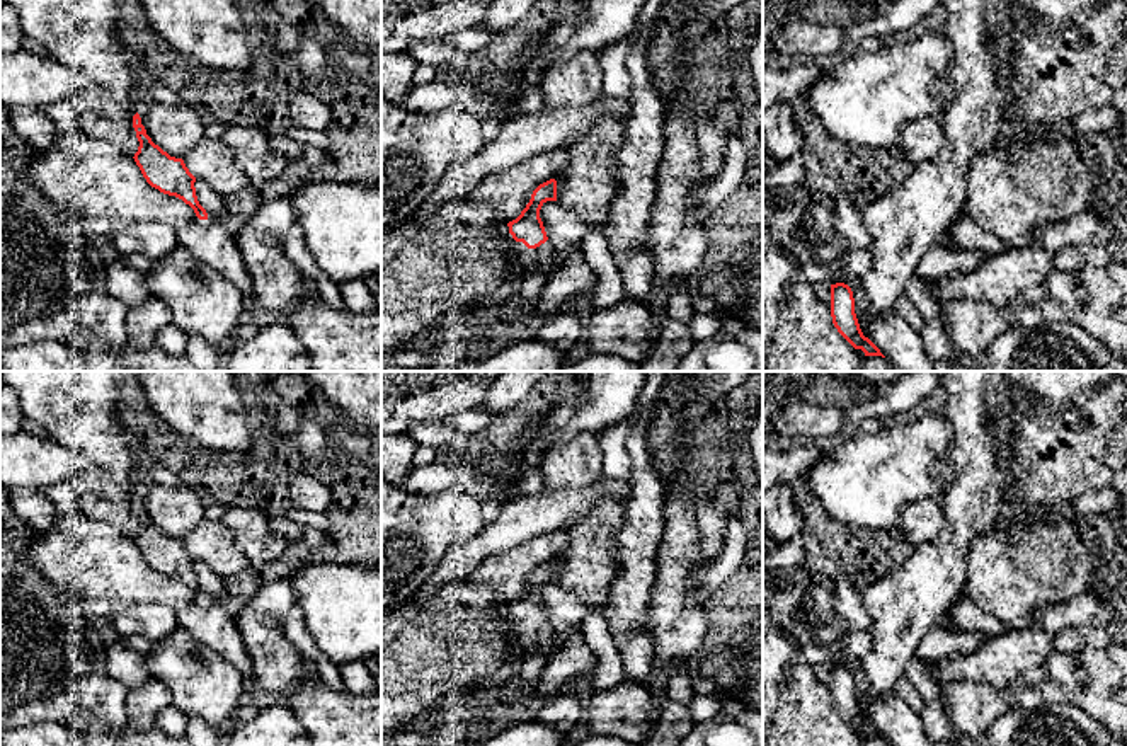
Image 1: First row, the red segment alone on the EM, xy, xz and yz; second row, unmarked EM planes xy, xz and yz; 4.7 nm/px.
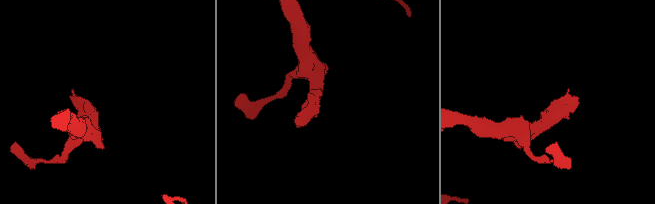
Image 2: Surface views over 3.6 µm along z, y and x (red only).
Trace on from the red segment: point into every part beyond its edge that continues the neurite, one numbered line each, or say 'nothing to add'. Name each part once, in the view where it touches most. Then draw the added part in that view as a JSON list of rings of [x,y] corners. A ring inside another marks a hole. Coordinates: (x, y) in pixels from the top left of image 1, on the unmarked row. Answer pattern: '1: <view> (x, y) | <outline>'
1: xz (530, 641) | [[[548,622],[536,630],[528,630],[523,623],[516,623],[516,627],[524,659],[533,656],[538,649],[545,649],[550,656],[557,652],[555,632]]]

